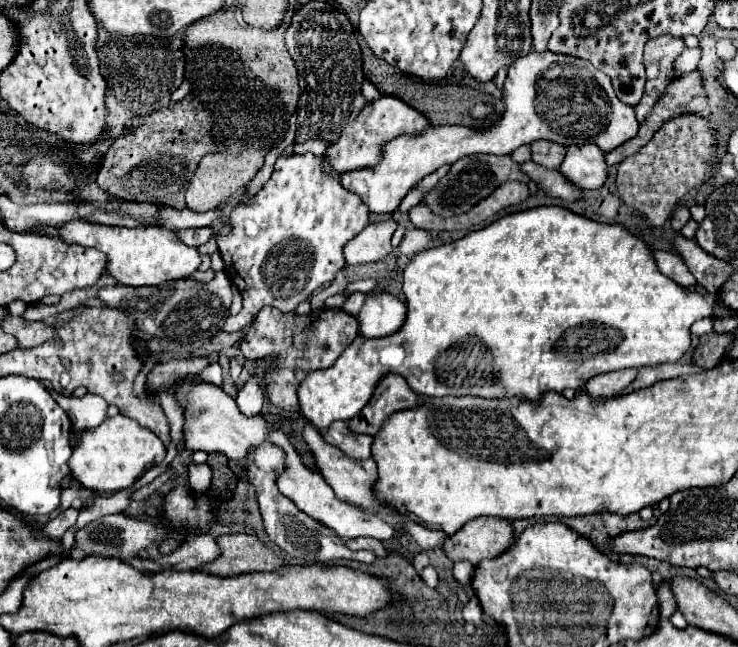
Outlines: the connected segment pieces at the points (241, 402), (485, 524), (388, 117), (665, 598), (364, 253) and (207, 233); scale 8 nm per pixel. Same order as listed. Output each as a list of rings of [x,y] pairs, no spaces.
[[[252,376],[248,380],[248,384],[238,392],[238,398],[236,398],[236,404],[240,408],[240,412],[244,416],[254,416],[254,414],[260,414],[262,410],[262,404],[264,404],[264,392],[258,384],[258,380]]]
[[[480,516],[464,524],[454,536],[446,538],[442,548],[444,554],[454,560],[468,560],[474,566],[486,558],[496,558],[514,540],[514,530],[510,522],[502,518]]]
[[[382,96],[376,102],[370,102],[358,116],[354,122],[350,122],[342,136],[338,138],[336,144],[332,144],[328,148],[328,166],[336,172],[348,172],[348,170],[356,170],[356,168],[370,168],[374,164],[378,164],[380,160],[380,146],[386,144],[388,140],[400,136],[400,134],[416,134],[424,128],[428,128],[430,122],[414,108],[410,108],[408,104],[404,104],[400,98],[396,96]]]
[[[662,580],[662,584],[658,586],[658,604],[660,604],[660,616],[662,618],[670,618],[678,608],[668,580]]]
[[[390,218],[386,222],[378,224],[368,224],[356,238],[352,238],[346,248],[346,264],[348,266],[358,266],[358,264],[368,264],[368,262],[378,262],[384,260],[388,254],[392,254],[392,244],[390,238],[396,230],[396,220]]]
[[[186,228],[186,230],[174,230],[174,234],[186,242],[188,246],[194,246],[198,248],[200,244],[208,242],[208,238],[212,236],[212,230],[210,228]]]

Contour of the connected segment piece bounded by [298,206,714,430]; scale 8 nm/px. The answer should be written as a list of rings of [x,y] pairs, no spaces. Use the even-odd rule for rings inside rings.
[[[540,206],[540,208],[532,208],[532,210],[524,210],[524,212],[516,212],[516,214],[508,214],[500,220],[496,220],[494,224],[478,230],[478,232],[470,232],[464,238],[450,242],[450,244],[442,244],[430,250],[422,250],[418,252],[410,264],[404,268],[404,282],[402,282],[402,292],[406,296],[406,324],[394,334],[394,336],[384,336],[384,338],[362,338],[356,336],[354,342],[344,350],[344,354],[334,362],[332,368],[328,370],[318,370],[318,372],[310,372],[302,384],[300,384],[300,408],[306,416],[306,420],[316,426],[318,430],[328,428],[334,420],[350,420],[354,418],[364,404],[368,404],[368,400],[372,398],[372,392],[376,388],[376,384],[380,382],[382,376],[388,374],[388,368],[384,368],[378,362],[378,352],[388,346],[388,344],[398,344],[404,346],[406,350],[406,360],[404,364],[394,370],[396,374],[404,376],[408,386],[416,392],[416,394],[424,394],[424,396],[482,396],[482,398],[496,398],[496,396],[518,396],[524,400],[538,400],[544,392],[562,392],[564,388],[574,388],[580,390],[586,380],[590,380],[596,374],[604,374],[604,372],[612,372],[612,370],[622,370],[622,368],[644,368],[644,366],[658,366],[664,362],[678,362],[686,350],[690,348],[690,326],[696,320],[702,318],[710,318],[714,316],[712,308],[714,308],[714,300],[706,298],[698,292],[688,292],[686,288],[680,288],[674,280],[670,280],[668,276],[660,274],[650,248],[638,240],[636,236],[632,236],[626,228],[618,226],[618,224],[598,224],[594,220],[588,220],[584,216],[578,216],[562,206]],[[456,346],[456,356],[460,356],[460,362],[456,364],[458,370],[436,370],[436,360],[438,356],[446,350]]]

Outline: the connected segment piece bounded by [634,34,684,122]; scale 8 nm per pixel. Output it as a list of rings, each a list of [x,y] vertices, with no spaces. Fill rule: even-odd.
[[[656,36],[654,40],[646,42],[644,48],[644,66],[646,66],[646,86],[644,86],[644,94],[642,100],[636,104],[636,118],[642,122],[654,102],[662,96],[662,92],[666,90],[666,86],[670,84],[670,76],[672,76],[672,64],[676,60],[678,54],[682,54],[684,50],[684,42],[682,38],[672,38],[672,36]]]

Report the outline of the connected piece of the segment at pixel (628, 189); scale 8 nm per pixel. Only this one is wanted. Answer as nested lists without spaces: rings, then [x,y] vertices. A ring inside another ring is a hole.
[[[682,114],[666,122],[640,152],[628,156],[618,166],[616,188],[620,198],[638,210],[648,226],[658,228],[670,218],[674,206],[688,190],[700,188],[704,182],[708,182],[706,174],[716,168],[712,164],[714,156],[716,142],[708,122],[696,114]]]

